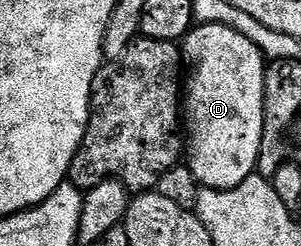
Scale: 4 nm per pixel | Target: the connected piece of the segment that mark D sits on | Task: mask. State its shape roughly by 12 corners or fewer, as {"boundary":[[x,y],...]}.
{"boundary":[[220,24],[181,41],[185,164],[224,192],[258,169],[267,68]]}

